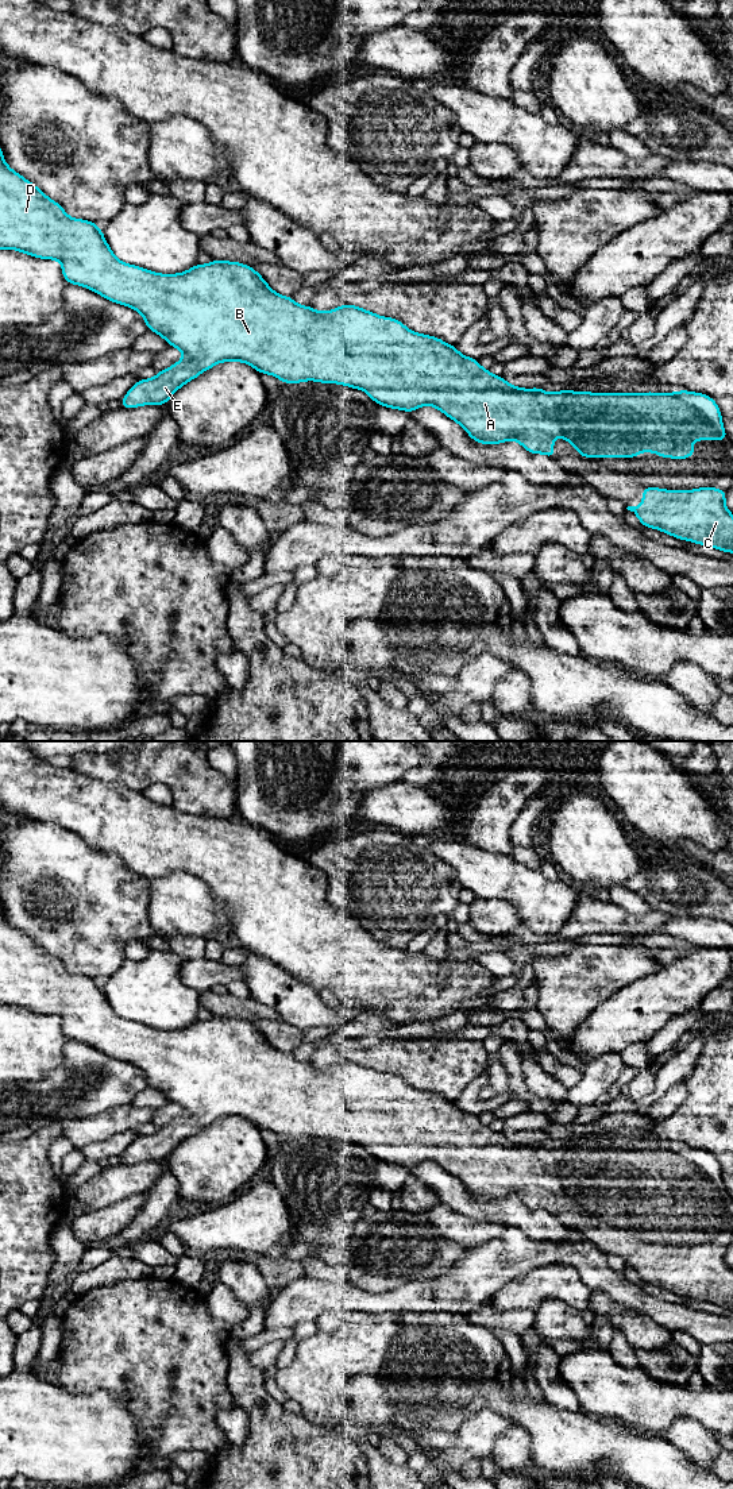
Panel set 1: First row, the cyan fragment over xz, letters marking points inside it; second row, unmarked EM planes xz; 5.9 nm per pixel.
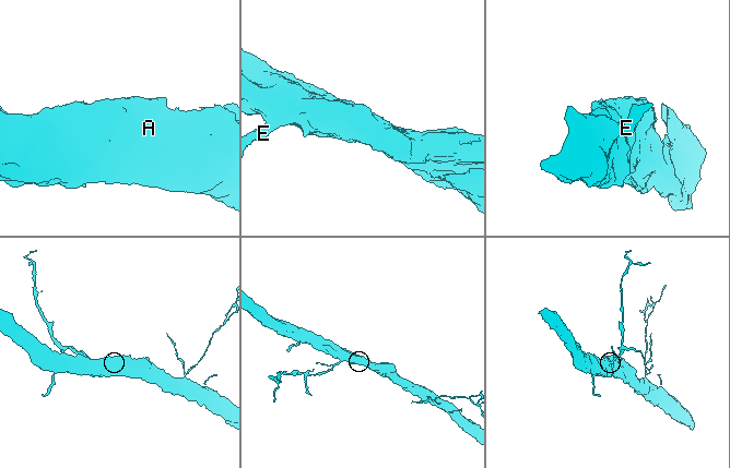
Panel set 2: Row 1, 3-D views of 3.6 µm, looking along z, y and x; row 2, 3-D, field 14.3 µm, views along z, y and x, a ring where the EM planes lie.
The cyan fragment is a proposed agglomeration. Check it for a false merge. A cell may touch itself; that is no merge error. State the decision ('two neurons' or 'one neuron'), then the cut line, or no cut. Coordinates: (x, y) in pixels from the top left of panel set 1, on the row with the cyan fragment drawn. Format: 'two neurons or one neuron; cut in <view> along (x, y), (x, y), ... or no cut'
one neuron; no cut

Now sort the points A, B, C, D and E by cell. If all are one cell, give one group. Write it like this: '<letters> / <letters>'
A B C D E

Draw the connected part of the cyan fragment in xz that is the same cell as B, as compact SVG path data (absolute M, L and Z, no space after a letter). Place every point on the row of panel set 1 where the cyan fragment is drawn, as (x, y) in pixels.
M0 147L0 250L9 248L24 252L27 255L40 258L40 259L55 259L62 265L62 275L67 283L80 285L90 289L92 292L105 297L107 300L130 306L139 312L147 328L154 333L159 333L169 346L173 346L184 352L184 359L175 362L171 367L167 367L159 371L151 379L139 379L120 401L121 408L131 409L143 406L147 404L165 405L170 397L185 383L197 378L202 371L212 369L220 362L243 362L248 363L251 367L258 370L261 374L270 374L281 379L283 383L300 383L304 381L317 381L320 383L339 383L350 386L352 389L360 389L366 391L377 405L383 405L391 409L401 409L408 413L416 410L420 406L431 405L443 412L447 417L456 421L472 440L481 444L499 444L508 440L518 441L529 454L544 454L549 458L556 458L553 451L553 437L562 436L566 441L571 443L574 448L583 458L637 458L639 452L656 452L659 458L674 458L674 459L686 459L695 454L697 447L688 445L688 440L728 440L728 435L722 425L722 416L717 402L702 393L693 393L687 390L679 390L676 393L589 393L589 391L571 391L560 390L558 393L547 393L541 387L535 389L521 389L513 385L509 385L502 377L491 374L489 370L479 366L478 359L467 358L462 355L455 346L447 344L441 339L435 336L428 336L423 333L416 333L406 328L400 320L393 317L382 317L370 310L354 306L351 304L343 304L342 306L332 309L329 312L317 312L310 305L301 306L294 302L293 297L285 297L277 294L259 275L254 267L228 261L216 261L213 259L208 265L196 265L188 271L178 274L158 274L155 271L148 271L140 266L132 266L124 263L116 258L111 251L100 225L90 223L89 220L73 219L69 217L65 209L51 198L49 198L38 186L31 184L28 180L13 171L5 162L3 157L3 150Z

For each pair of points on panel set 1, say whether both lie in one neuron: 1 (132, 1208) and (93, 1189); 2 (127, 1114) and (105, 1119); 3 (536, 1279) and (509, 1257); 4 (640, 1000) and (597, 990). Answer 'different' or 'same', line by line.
1: different
2: same
3: different
4: different

